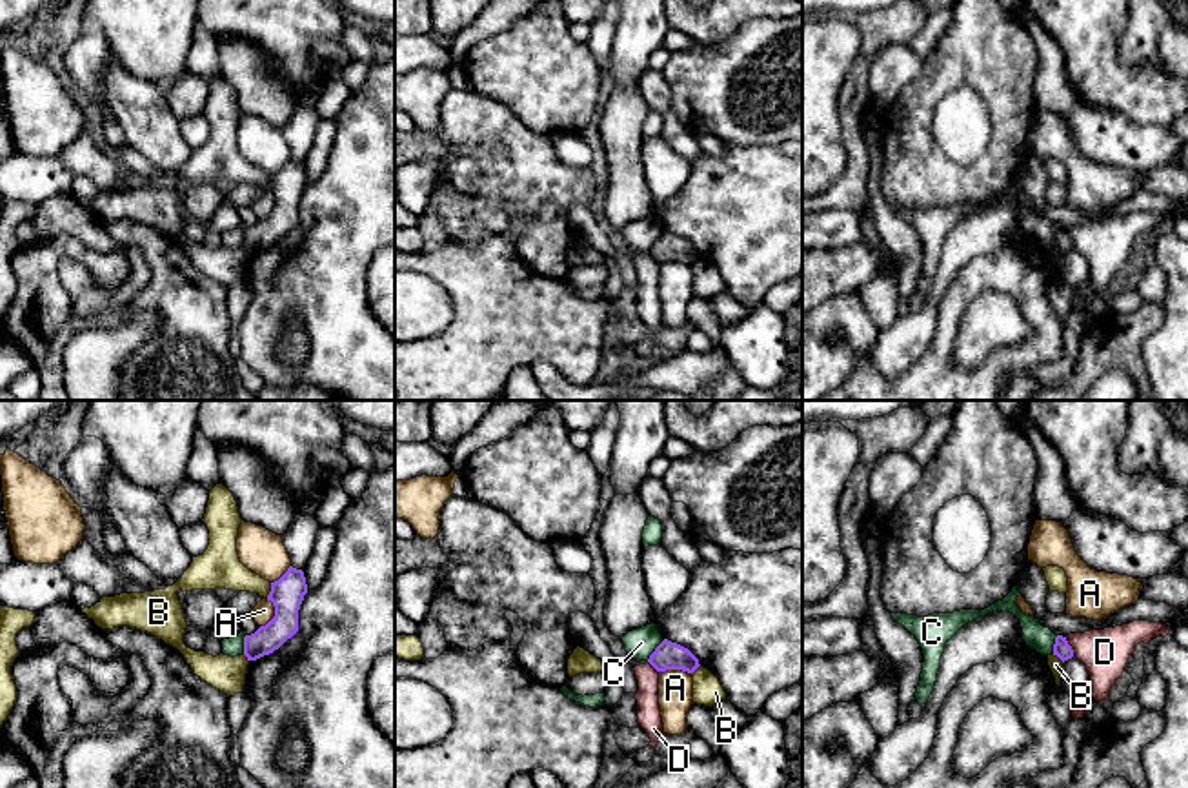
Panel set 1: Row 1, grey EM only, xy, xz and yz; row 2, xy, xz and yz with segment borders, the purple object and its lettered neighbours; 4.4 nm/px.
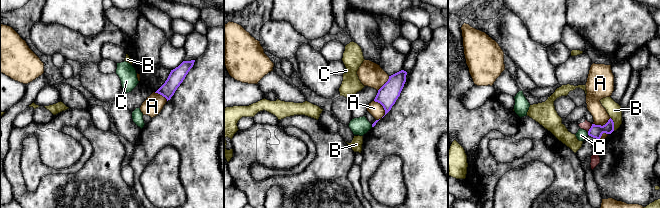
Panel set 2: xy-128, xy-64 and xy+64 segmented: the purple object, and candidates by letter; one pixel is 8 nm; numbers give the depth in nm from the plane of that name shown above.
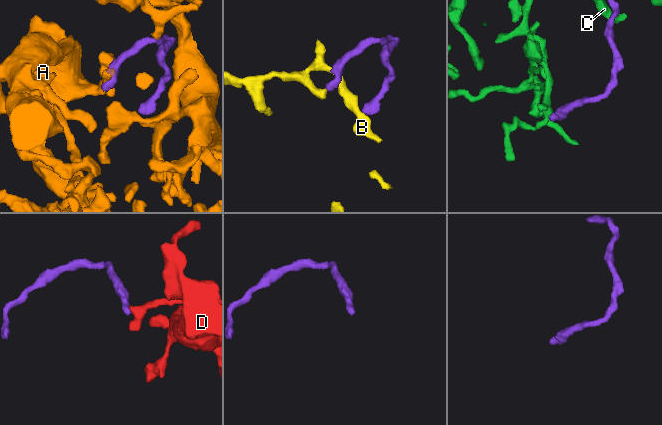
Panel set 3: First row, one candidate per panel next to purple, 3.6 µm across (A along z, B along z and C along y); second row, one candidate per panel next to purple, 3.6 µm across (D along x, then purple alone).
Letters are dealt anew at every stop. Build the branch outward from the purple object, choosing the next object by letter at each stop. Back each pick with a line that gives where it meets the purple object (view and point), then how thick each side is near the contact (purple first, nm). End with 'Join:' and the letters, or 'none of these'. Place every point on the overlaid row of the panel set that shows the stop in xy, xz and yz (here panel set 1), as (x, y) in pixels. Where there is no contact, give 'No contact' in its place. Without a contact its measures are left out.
Join: none of these

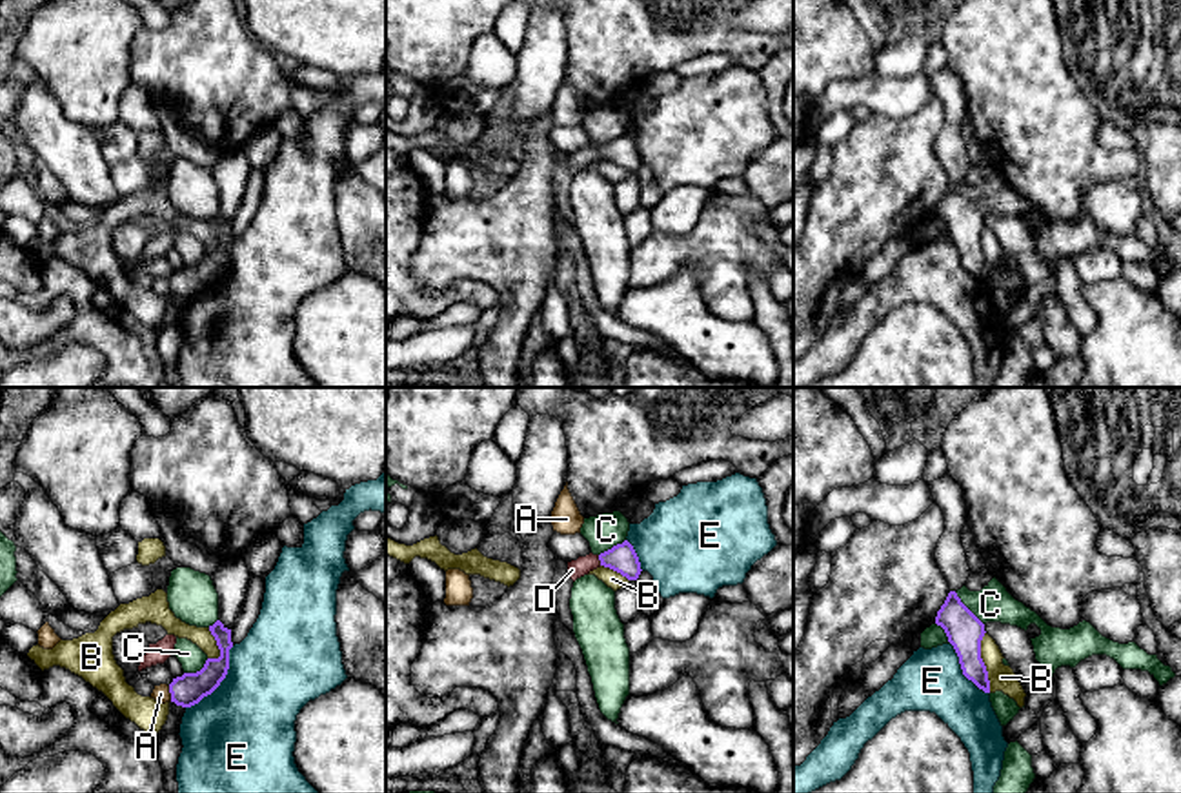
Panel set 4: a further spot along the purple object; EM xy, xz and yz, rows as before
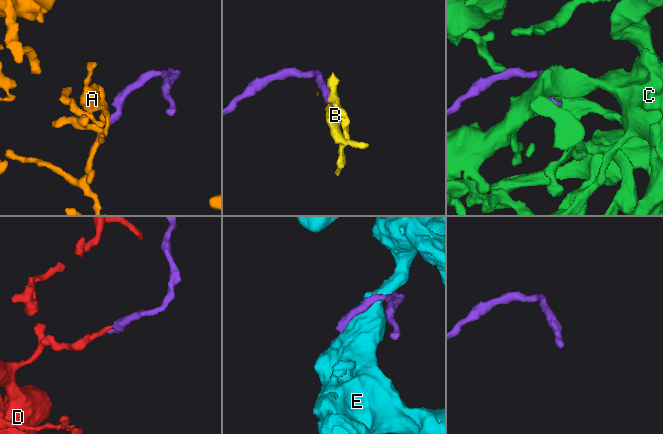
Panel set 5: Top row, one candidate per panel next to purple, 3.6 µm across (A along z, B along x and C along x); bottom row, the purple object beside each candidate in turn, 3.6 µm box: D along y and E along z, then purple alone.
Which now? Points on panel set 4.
D: Touches purple at xz (599, 559). Thickness 130 nm (purple) against 80 nm
Join: D

